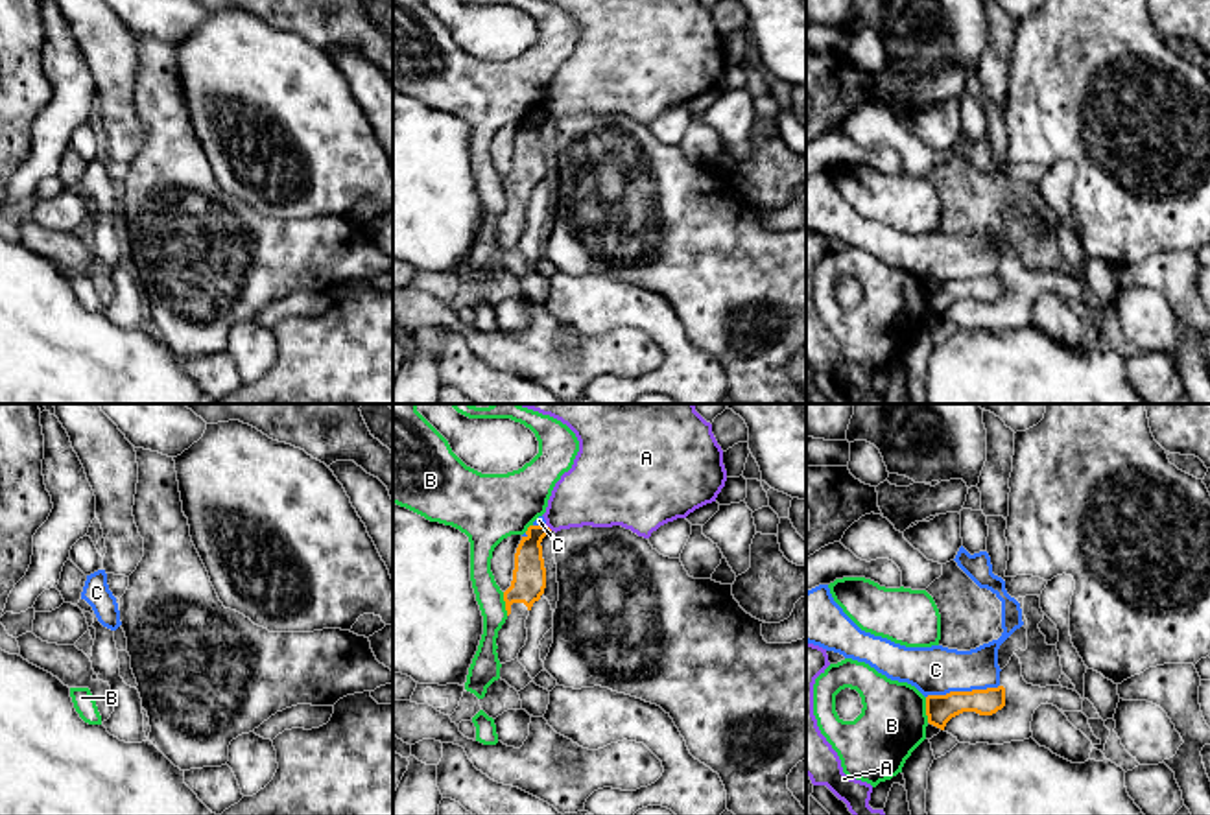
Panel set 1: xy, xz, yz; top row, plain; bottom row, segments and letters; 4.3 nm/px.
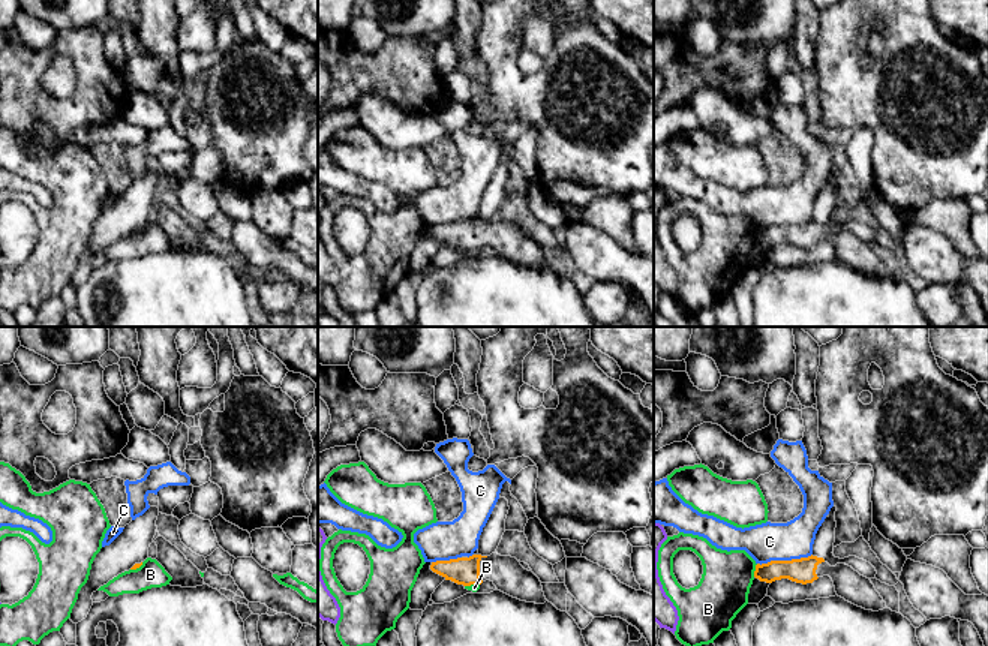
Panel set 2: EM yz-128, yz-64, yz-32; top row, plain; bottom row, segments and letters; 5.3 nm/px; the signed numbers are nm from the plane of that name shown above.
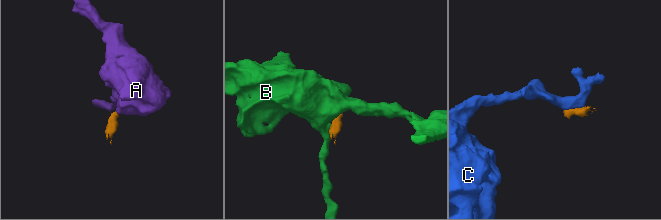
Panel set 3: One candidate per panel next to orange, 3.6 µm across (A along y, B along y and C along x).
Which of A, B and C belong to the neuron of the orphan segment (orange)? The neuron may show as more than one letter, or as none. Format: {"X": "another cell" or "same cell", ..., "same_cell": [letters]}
{"A": "another cell", "B": "another cell", "C": "another cell", "same_cell": []}

